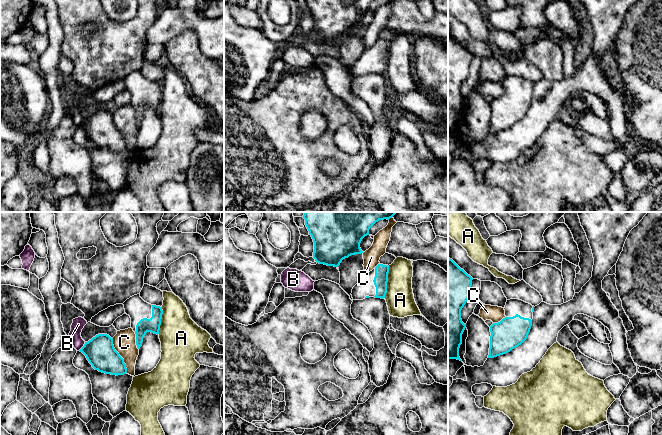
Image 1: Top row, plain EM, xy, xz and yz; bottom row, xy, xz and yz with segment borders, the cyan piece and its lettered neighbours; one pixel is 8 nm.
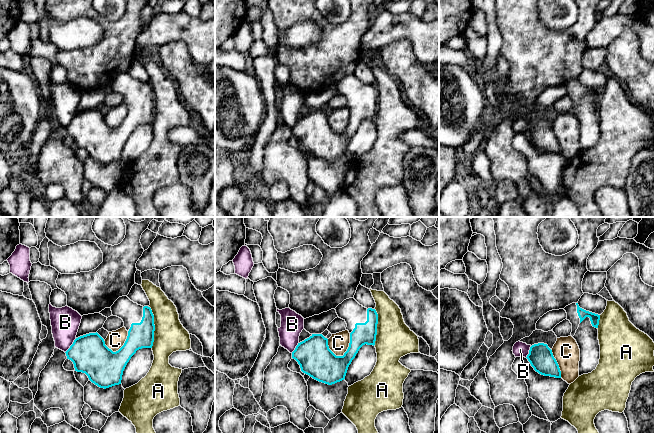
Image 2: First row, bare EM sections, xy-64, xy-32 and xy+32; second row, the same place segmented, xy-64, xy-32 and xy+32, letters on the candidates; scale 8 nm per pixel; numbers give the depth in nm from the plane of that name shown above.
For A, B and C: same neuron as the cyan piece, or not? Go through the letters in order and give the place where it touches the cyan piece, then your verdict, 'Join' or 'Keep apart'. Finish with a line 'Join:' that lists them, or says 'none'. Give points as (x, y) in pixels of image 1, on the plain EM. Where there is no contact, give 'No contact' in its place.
A: Touches cyan at xz (386, 58). Keep apart
B: Touches cyan at xy (83, 122). Keep apart
C: Touches cyan at xy (119, 131). Keep apart
Join: none

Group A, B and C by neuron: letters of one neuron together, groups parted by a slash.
A / B / C

